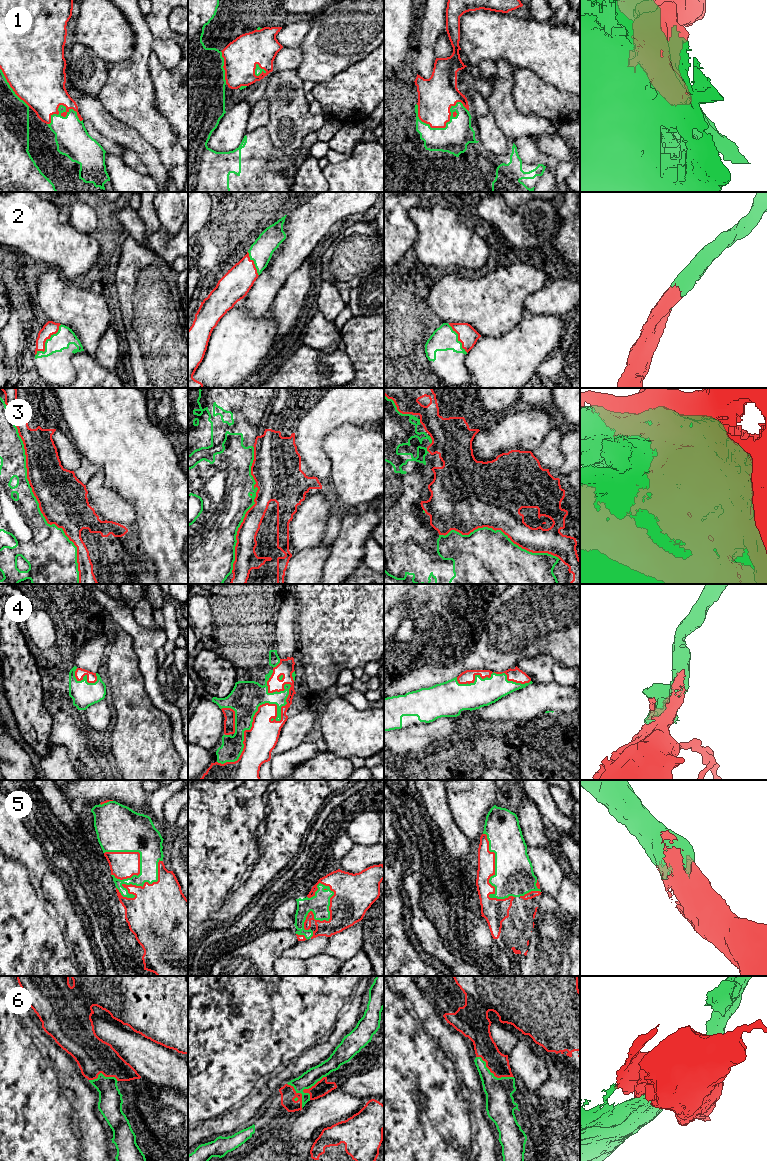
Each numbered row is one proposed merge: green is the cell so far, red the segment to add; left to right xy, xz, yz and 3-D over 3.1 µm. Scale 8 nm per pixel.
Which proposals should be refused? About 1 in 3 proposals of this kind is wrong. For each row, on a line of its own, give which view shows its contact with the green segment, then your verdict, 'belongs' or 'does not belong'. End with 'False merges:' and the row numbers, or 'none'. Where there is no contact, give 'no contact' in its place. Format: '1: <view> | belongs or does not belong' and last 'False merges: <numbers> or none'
1: yz | does not belong
2: xy | belongs
3: xz | does not belong
4: xz | belongs
5: xz | belongs
6: yz | does not belong
False merges: 1, 3, 6

